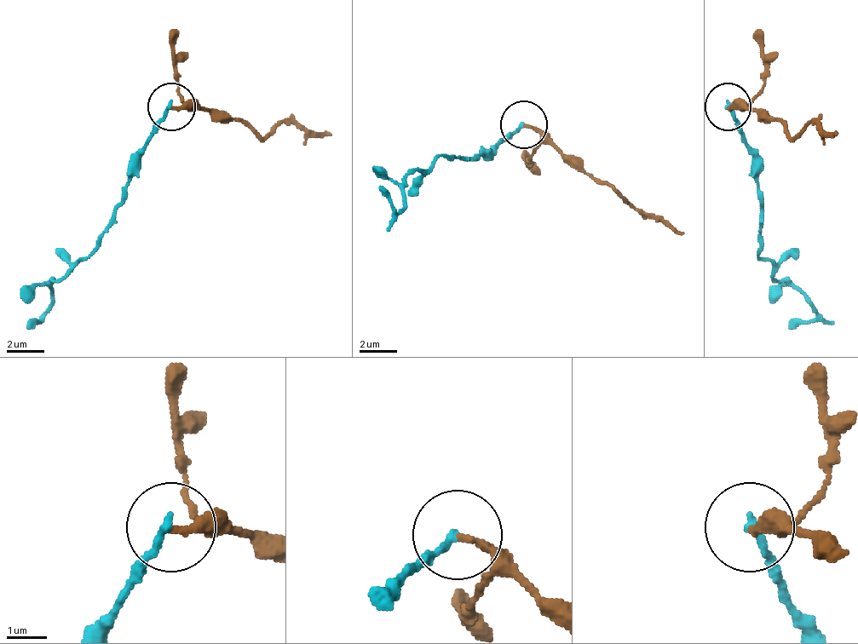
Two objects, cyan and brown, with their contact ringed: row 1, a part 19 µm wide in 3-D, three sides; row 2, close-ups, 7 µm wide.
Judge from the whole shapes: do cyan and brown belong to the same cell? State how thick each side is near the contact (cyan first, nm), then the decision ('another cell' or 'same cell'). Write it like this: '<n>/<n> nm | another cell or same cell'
200/190 nm | another cell

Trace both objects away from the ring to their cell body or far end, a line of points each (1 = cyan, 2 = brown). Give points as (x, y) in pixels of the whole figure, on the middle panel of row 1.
1: (525, 125), (492, 149), (468, 158), (440, 158), (406, 177), (397, 210), (378, 186)
2: (525, 125), (544, 130), (577, 163), (614, 186), (638, 210), (685, 234)

